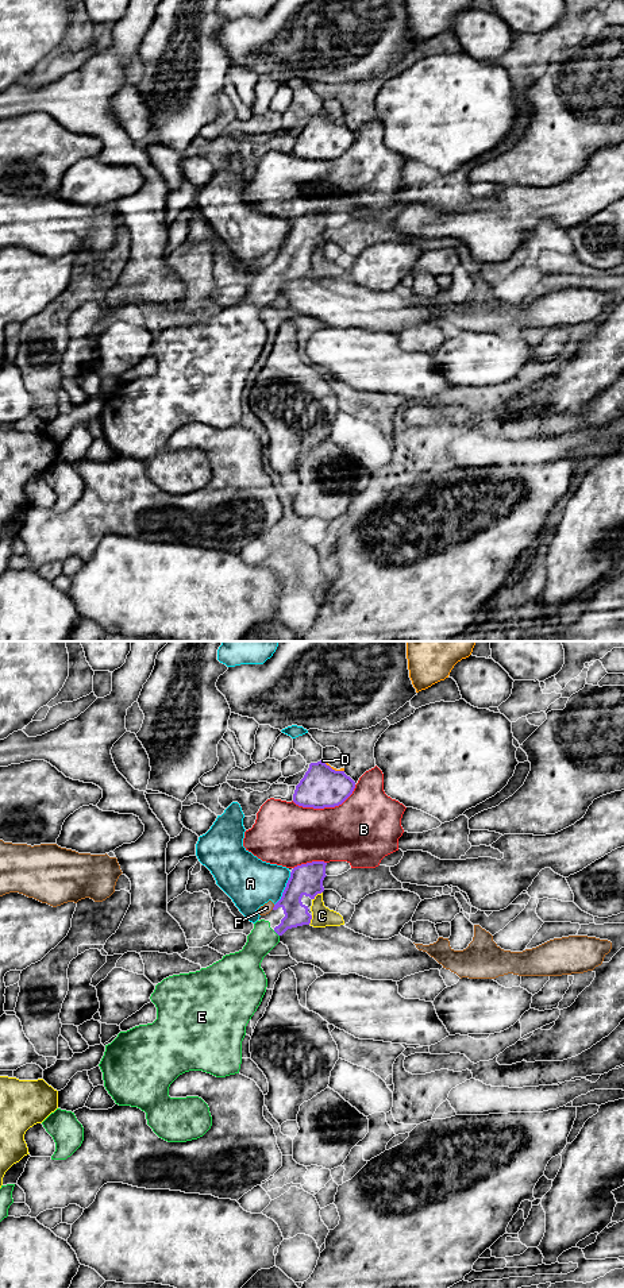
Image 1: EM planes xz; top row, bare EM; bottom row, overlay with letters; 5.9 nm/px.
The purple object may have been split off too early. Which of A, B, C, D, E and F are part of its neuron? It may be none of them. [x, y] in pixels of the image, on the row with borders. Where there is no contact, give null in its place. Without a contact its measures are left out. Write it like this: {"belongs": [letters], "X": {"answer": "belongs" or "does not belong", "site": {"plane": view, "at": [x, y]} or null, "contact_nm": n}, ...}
{"belongs": ["E"], "A": {"answer": "does not belong", "site": {"plane": "xz", "at": [285, 889]}, "contact_nm": 220}, "B": {"answer": "does not belong", "site": {"plane": "xz", "at": [326, 806]}, "contact_nm": 400}, "C": {"answer": "does not belong", "site": {"plane": "xz", "at": [316, 894]}, "contact_nm": 80}, "D": {"answer": "does not belong", "site": {"plane": "xz", "at": [331, 768]}, "contact_nm": 150}, "E": {"answer": "belongs", "site": {"plane": "xz", "at": [276, 932]}, "contact_nm": 50}, "F": {"answer": "does not belong", "site": {"plane": "xz", "at": [273, 907]}, "contact_nm": 40}}

